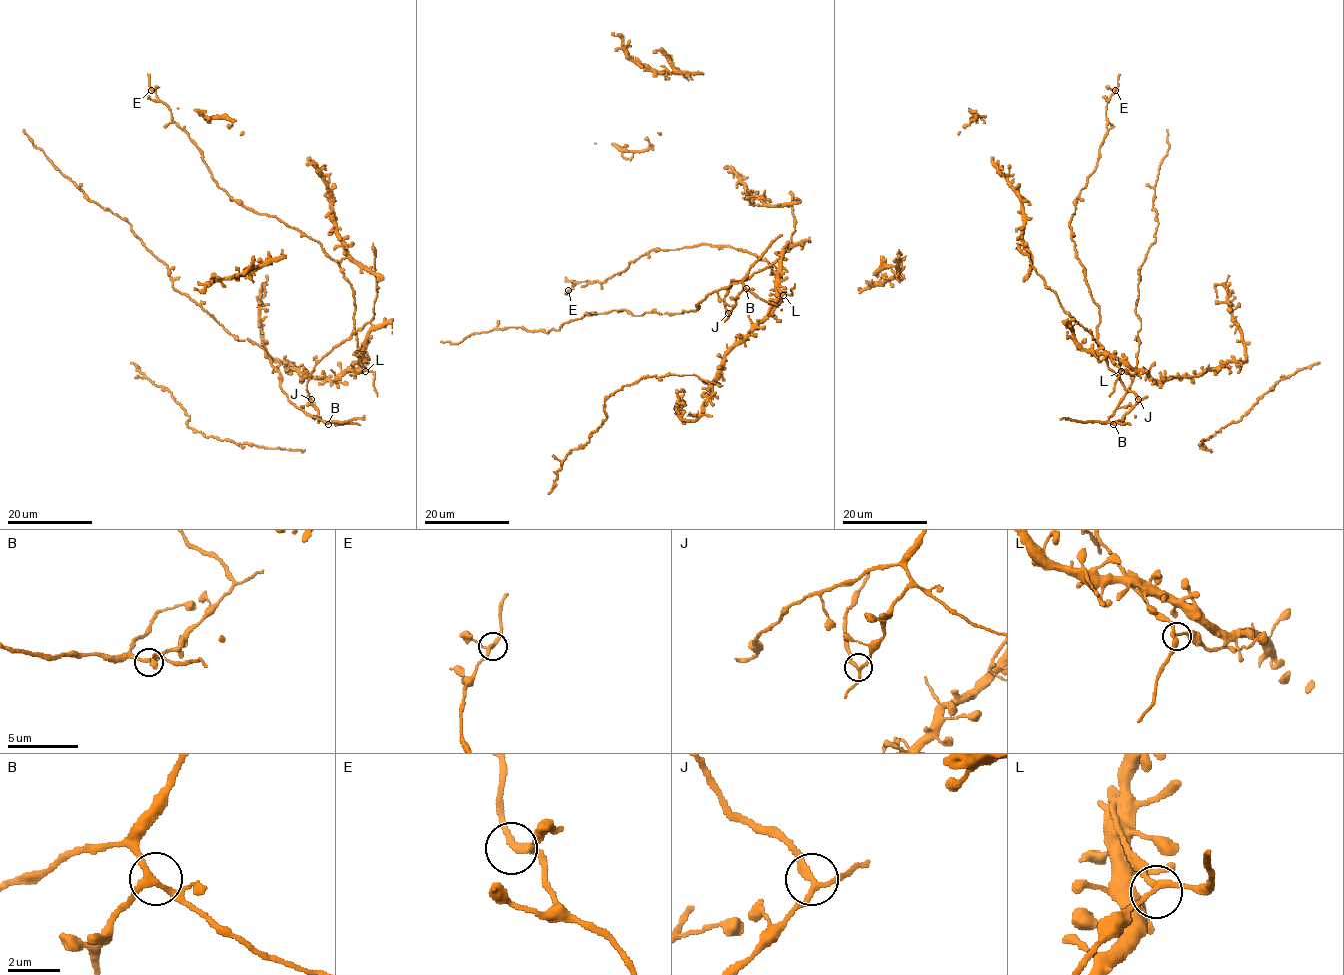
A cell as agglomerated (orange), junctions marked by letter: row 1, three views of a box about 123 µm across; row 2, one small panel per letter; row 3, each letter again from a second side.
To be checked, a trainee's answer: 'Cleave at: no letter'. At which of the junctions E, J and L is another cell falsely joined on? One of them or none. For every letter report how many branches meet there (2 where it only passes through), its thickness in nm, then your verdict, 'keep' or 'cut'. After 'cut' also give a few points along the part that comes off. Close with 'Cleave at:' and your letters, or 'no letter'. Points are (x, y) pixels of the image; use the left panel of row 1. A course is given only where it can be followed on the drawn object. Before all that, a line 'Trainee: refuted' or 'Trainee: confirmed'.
Trainee: confirmed
E: 3 branches meet; 200 nm thick; keep
J: 3 branches meet; 240 nm thick; keep
L: 3 branches meet; 200 nm thick; keep
Cleave at: no letter

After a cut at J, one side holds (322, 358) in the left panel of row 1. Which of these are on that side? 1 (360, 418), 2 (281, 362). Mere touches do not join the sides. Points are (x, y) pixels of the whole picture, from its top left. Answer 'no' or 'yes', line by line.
1: no
2: yes

